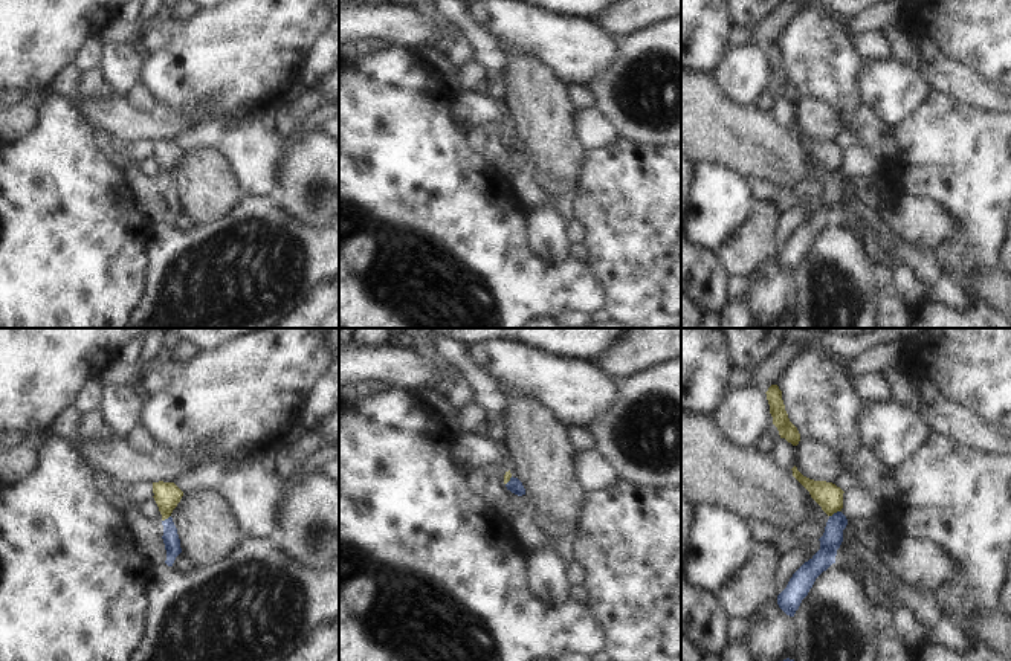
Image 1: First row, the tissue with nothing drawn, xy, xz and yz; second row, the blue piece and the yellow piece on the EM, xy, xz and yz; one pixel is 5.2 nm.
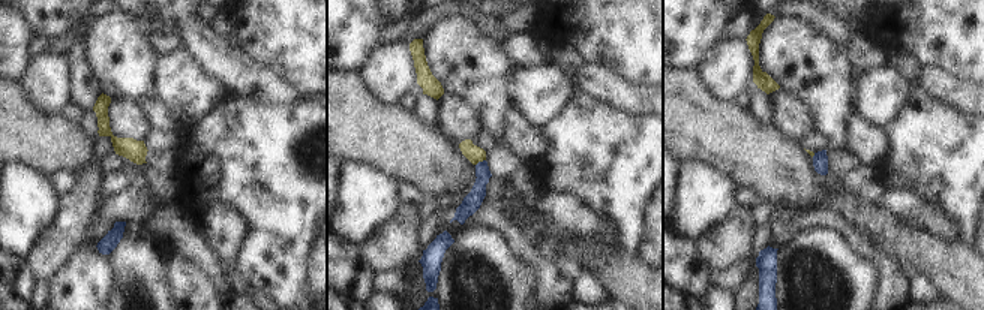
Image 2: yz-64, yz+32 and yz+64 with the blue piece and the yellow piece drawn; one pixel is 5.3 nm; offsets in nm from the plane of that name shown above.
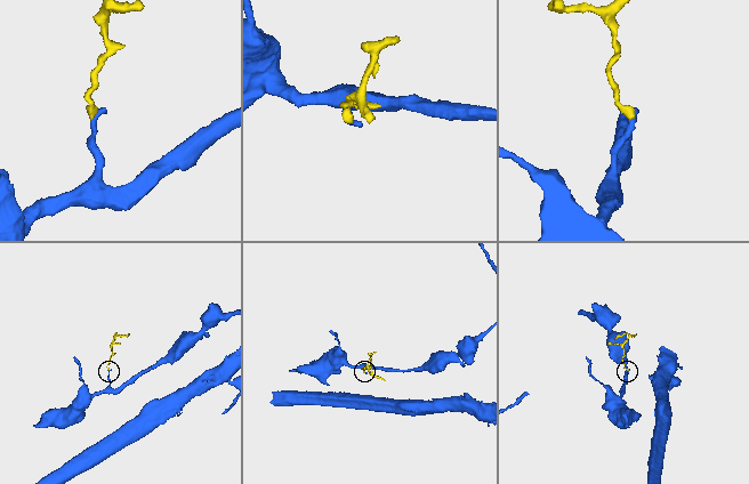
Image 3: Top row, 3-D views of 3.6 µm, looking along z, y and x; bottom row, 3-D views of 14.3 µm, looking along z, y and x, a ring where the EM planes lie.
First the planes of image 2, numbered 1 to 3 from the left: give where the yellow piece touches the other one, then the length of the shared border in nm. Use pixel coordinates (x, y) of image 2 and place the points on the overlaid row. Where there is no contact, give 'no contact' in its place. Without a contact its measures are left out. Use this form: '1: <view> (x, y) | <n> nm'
1: no contact
2: yz+32 (480, 162) | 70 nm
3: yz+64 (815, 154) | 30 nm

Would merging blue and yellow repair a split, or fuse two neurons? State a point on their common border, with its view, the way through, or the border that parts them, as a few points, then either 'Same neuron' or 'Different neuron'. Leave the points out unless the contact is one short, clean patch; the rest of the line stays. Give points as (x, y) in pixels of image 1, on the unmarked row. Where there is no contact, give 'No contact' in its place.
Touches blue at yz (834, 171). Boundary: yz (840, 168), (830, 174). Different neuron

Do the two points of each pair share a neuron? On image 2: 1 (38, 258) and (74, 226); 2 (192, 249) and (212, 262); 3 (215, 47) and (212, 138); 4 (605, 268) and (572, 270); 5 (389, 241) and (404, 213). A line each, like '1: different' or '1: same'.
1: same
2: same
3: different
4: different
5: same

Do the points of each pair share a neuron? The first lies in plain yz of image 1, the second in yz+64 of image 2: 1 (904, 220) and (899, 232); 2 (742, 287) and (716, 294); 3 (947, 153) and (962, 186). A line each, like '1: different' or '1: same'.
1: different
2: different
3: same

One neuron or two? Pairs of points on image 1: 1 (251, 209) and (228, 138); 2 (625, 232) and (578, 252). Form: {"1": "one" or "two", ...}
{"1": "two", "2": "two"}

